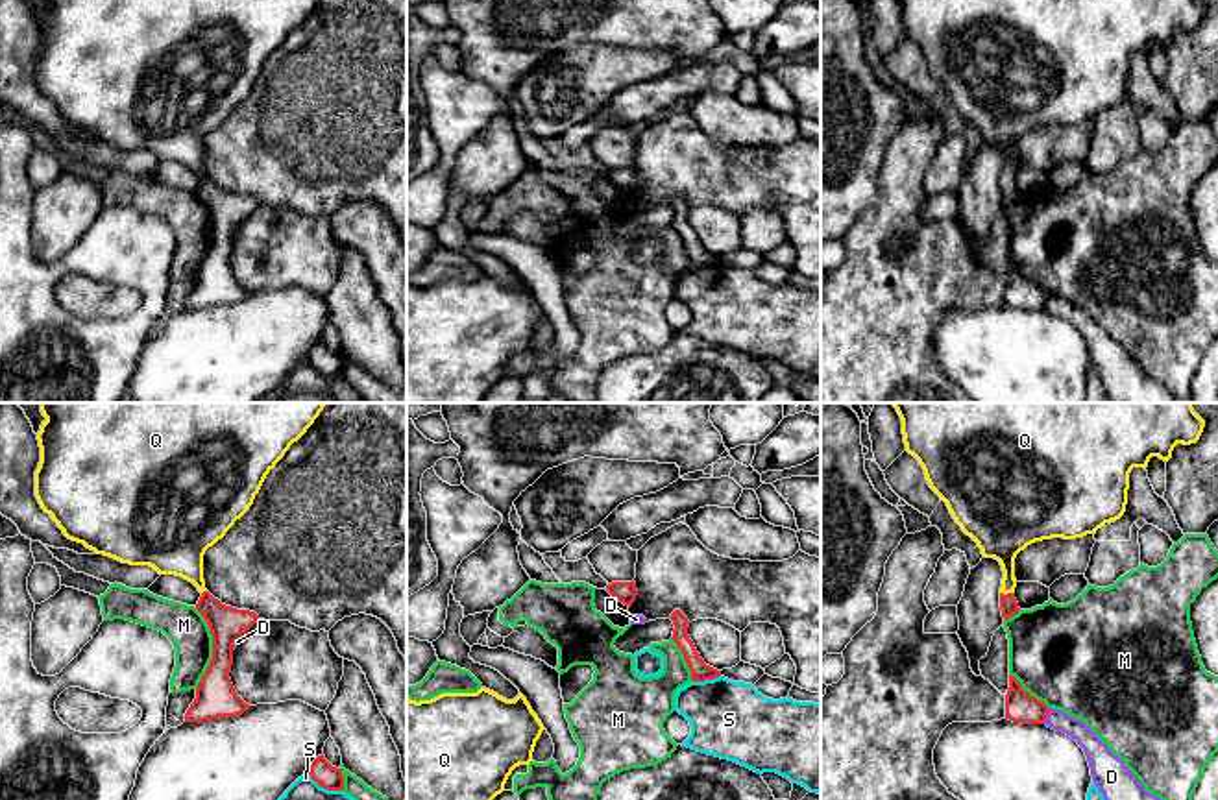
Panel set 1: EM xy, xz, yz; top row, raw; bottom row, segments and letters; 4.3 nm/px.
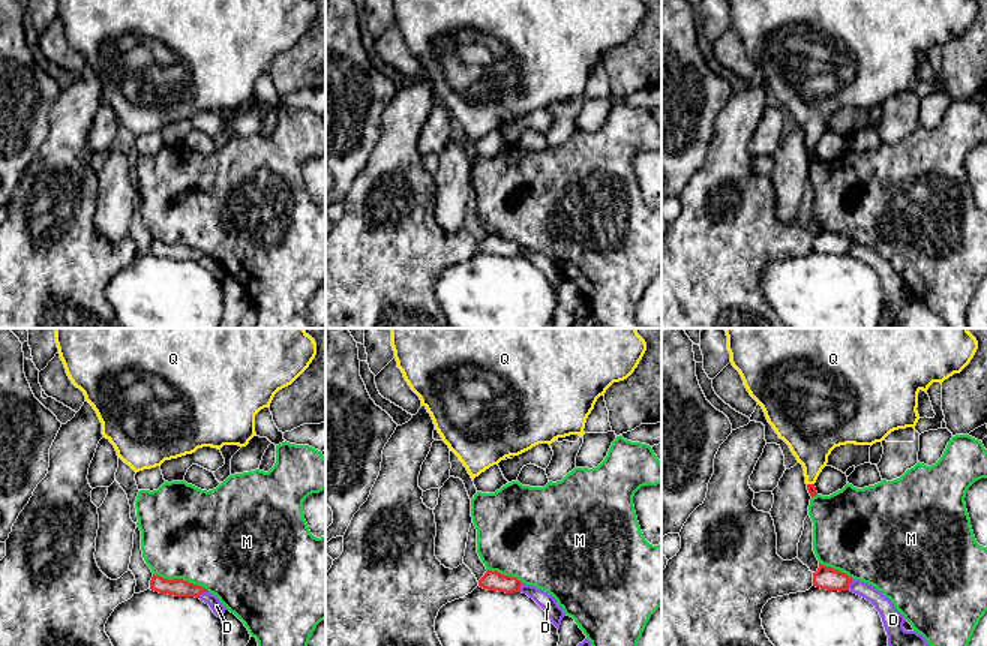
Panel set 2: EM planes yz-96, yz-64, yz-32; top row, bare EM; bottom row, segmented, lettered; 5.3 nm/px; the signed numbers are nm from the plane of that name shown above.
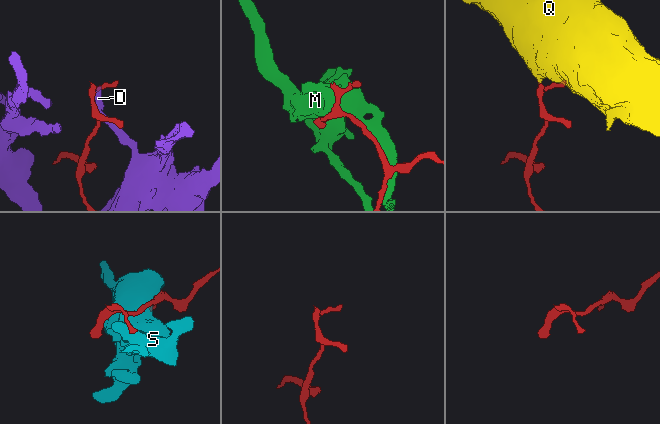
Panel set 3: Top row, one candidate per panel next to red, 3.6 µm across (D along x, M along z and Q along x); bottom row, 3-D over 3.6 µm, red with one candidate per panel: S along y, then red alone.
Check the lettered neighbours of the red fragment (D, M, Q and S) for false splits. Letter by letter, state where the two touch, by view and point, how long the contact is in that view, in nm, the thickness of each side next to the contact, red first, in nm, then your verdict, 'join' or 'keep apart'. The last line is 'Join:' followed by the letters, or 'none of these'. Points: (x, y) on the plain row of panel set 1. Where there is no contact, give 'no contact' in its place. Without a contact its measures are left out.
D: meets red in yz at (1047, 300); contact 80 nm long; 140 nm thick on the red side, 90 nm on the other; keep apart
M: meets red in xy at (213, 235); contact 360 nm long; 180 nm thick on the red side, 180 nm on the other; keep apart
Q: meets red in yz at (1008, 180); contact 60 nm long; 80 nm thick on the red side, 200 nm on the other; join
S: meets red in xy at (326, 374); contact 170 nm long; 110 nm thick on the red side, 280 nm on the other; keep apart
Join: Q

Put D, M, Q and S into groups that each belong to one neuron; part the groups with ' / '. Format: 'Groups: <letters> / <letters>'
Groups: D / M / Q / S

